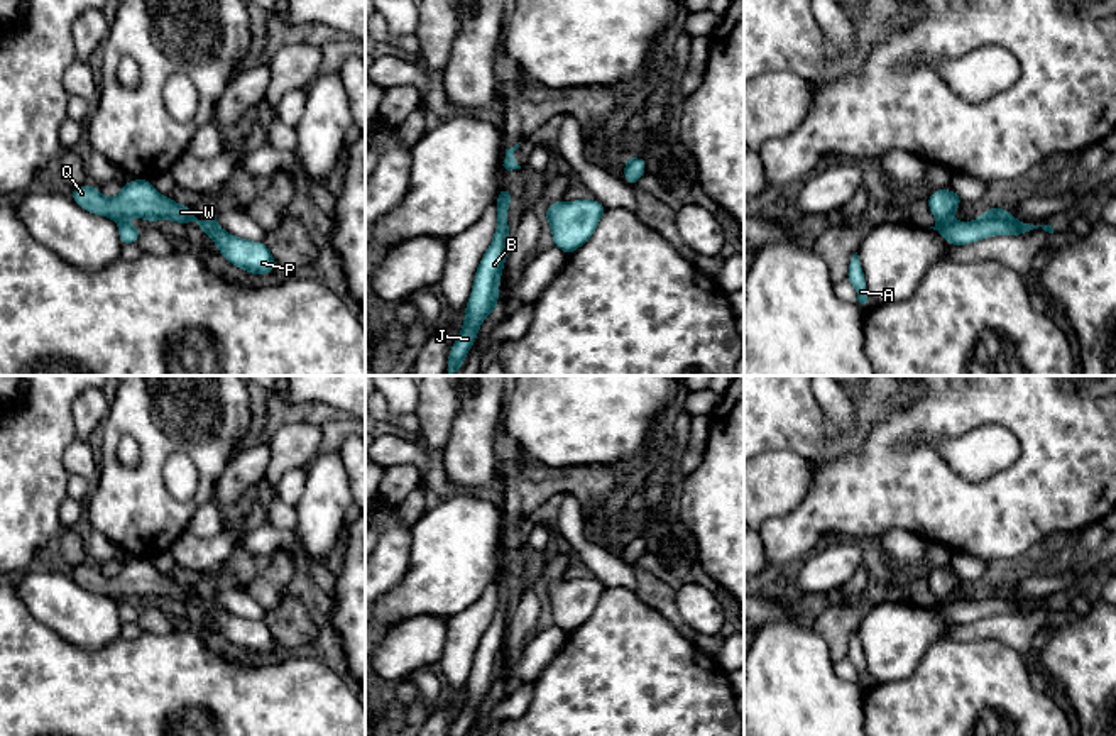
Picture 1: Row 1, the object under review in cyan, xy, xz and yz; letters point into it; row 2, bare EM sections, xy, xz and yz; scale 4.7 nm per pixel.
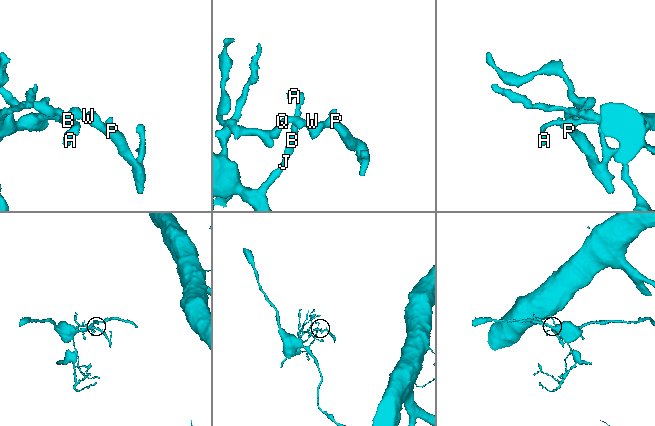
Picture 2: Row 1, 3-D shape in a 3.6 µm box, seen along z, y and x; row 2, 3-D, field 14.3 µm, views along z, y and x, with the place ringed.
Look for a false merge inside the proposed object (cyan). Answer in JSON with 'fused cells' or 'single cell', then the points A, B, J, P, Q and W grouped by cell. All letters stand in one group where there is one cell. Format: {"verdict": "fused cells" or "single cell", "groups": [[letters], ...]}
{"verdict": "fused cells", "groups": [["A", "B", "J"], ["P", "Q", "W"]]}

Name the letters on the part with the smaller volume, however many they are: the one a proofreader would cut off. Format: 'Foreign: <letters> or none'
Foreign: P, Q, W

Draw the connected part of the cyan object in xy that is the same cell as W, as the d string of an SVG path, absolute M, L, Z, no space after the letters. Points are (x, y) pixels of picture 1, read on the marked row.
M132 179L122 186L115 198L105 198L100 188L85 183L73 188L71 198L83 210L108 217L113 222L125 222L129 217L139 217L145 222L172 220L184 225L194 222L206 237L216 244L216 250L233 266L250 274L272 274L277 262L264 242L254 242L235 237L223 230L216 215L211 220L200 220L193 208L162 196L149 179Z

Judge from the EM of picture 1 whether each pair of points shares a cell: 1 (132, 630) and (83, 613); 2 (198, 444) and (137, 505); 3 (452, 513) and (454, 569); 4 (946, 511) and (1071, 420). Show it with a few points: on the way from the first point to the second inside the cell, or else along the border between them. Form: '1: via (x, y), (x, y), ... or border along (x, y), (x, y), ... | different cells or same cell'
1: border along (122, 625), (119, 637) | different cells
2: via (176, 444), (171, 444), (151, 464), (144, 483) | same cell
3: via (454, 527), (454, 555) | same cell
4: via (978, 511), (986, 511), (1045, 452) | same cell

